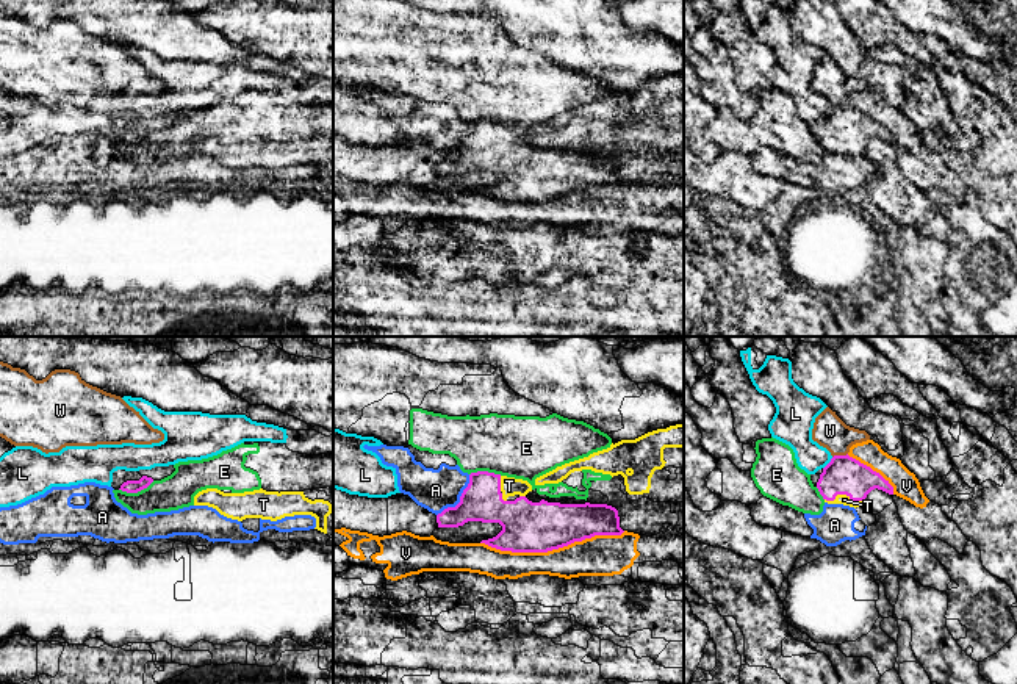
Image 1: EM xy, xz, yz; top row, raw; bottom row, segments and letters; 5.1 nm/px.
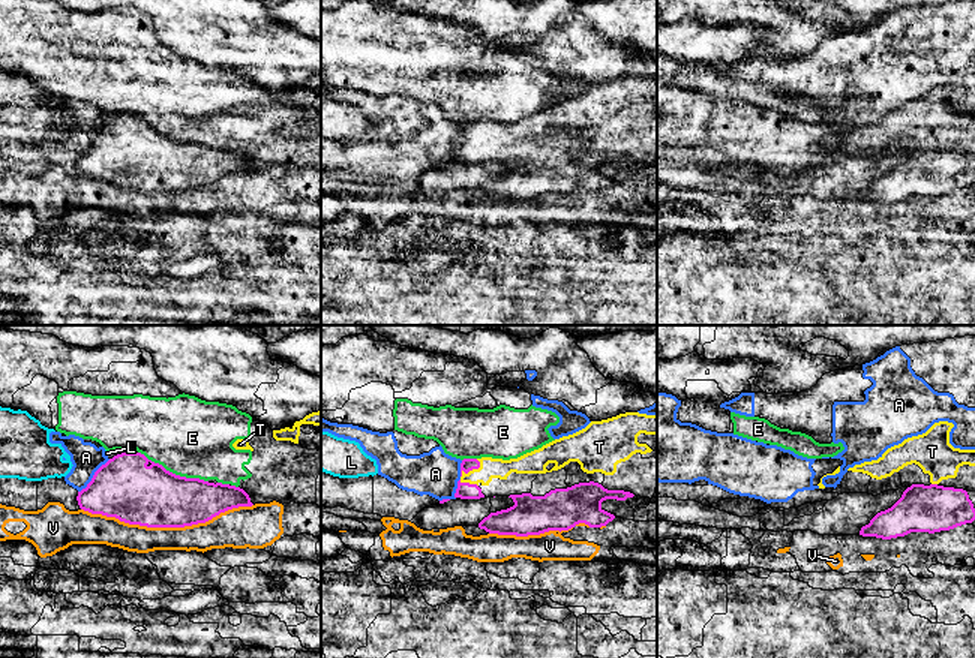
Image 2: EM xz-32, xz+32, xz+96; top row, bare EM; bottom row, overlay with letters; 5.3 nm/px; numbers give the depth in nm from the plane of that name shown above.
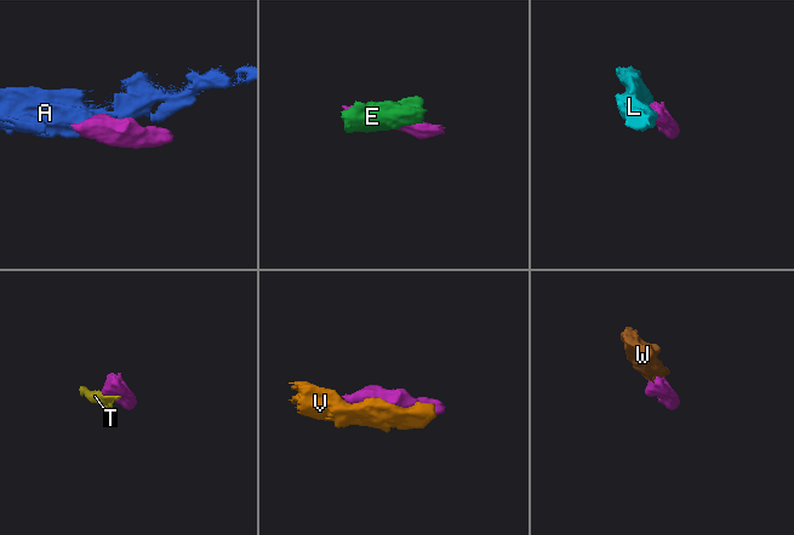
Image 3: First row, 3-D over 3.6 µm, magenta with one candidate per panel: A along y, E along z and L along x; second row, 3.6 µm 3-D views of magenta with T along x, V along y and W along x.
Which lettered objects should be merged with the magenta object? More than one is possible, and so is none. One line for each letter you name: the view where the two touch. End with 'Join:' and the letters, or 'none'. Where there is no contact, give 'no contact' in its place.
T: contact in yz
W: contact in yz
Join: T, W

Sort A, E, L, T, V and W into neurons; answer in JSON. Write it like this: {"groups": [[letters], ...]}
{"groups": [["A"], ["E"], ["L"], ["T", "W"], ["V"]]}

